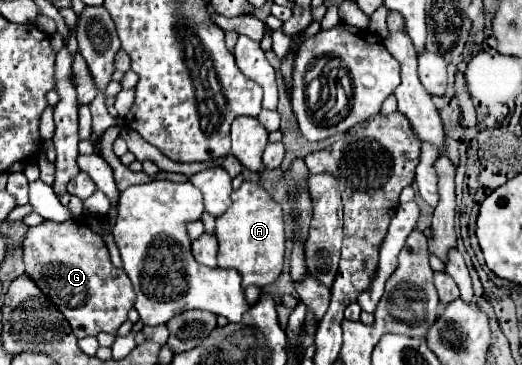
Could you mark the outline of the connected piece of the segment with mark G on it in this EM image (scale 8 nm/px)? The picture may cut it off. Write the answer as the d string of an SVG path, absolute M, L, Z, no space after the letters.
M43 220L39 226L31 226L23 240L23 264L25 264L25 274L63 312L77 338L95 336L99 332L117 334L119 326L127 320L127 312L135 304L135 292L129 276L125 274L125 270L119 270L111 264L103 238L95 234L87 224Z

